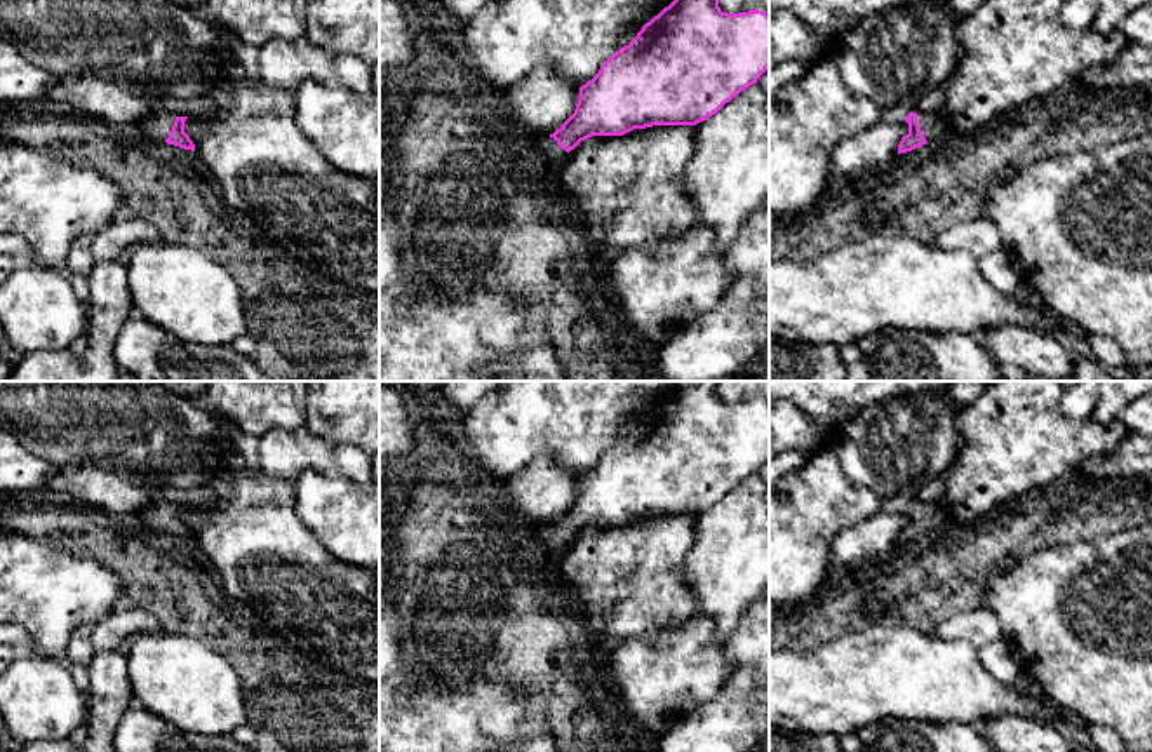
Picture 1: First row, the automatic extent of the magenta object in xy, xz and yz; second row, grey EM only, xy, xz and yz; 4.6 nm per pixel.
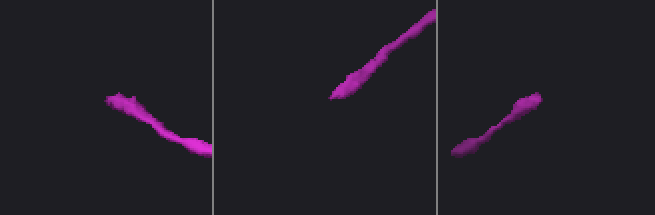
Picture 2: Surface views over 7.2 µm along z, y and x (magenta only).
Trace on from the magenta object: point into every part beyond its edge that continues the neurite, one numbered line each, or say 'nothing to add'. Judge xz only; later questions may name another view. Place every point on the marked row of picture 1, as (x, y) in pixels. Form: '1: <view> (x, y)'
1: xz (547, 147)

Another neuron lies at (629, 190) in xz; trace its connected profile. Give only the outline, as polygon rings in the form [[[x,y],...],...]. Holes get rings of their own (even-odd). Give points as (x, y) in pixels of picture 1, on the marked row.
[[[653,125],[623,136],[592,136],[571,150],[559,172],[562,190],[578,207],[586,235],[611,247],[642,247],[673,240],[696,225],[696,205],[684,191],[686,167],[694,151],[694,125]]]

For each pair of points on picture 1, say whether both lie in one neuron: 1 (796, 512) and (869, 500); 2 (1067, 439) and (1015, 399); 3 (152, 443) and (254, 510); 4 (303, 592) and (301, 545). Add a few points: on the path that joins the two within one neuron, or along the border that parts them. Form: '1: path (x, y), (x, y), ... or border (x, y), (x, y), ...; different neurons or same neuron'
1: path (813, 503), (851, 502); same neuron
2: path (1053, 439), (1027, 413); same neuron
3: border (234, 448), (225, 462), (225, 469), (207, 486); different neurons
4: path (303, 580), (301, 557); same neuron

